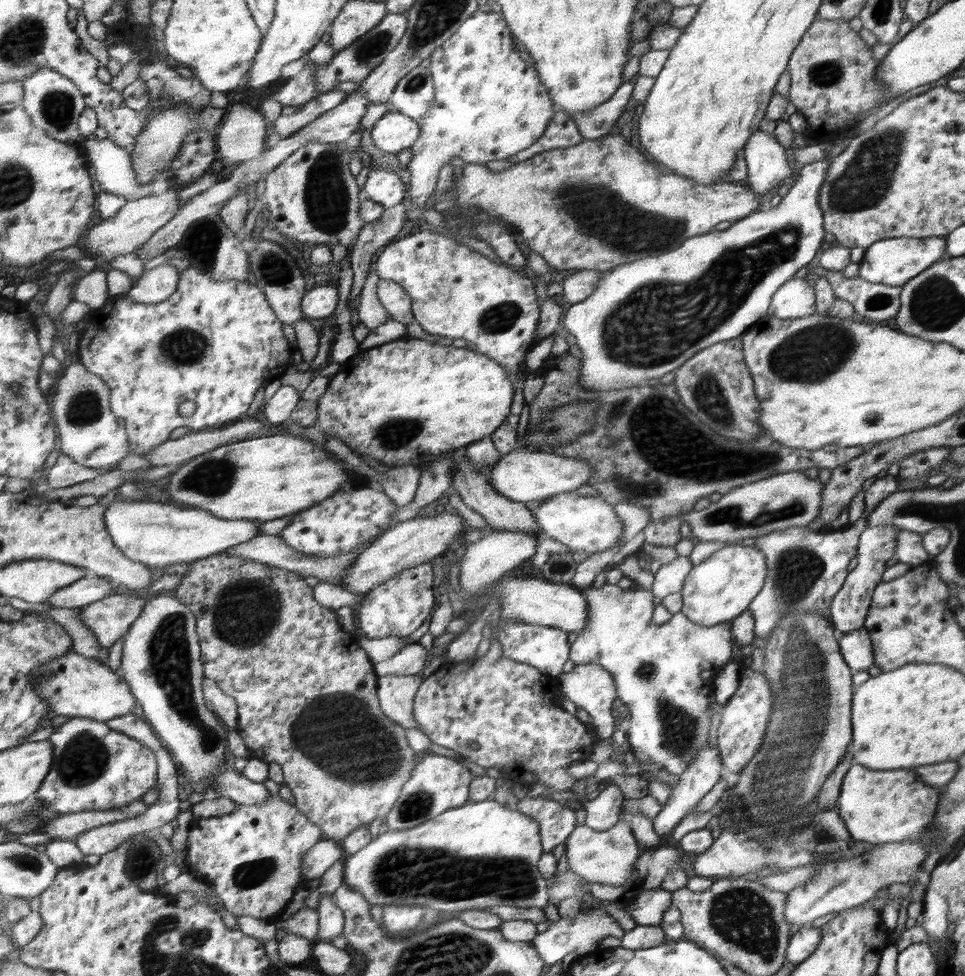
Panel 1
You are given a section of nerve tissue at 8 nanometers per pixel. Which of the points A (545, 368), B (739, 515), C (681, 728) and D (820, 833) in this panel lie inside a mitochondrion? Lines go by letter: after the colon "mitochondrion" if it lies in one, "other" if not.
A: other
B: mitochondrion
C: mitochondrion
D: mitochondrion

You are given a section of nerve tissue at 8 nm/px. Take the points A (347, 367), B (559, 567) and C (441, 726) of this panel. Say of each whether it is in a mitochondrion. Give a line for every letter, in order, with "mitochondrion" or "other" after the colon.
A: other
B: mitochondrion
C: other

